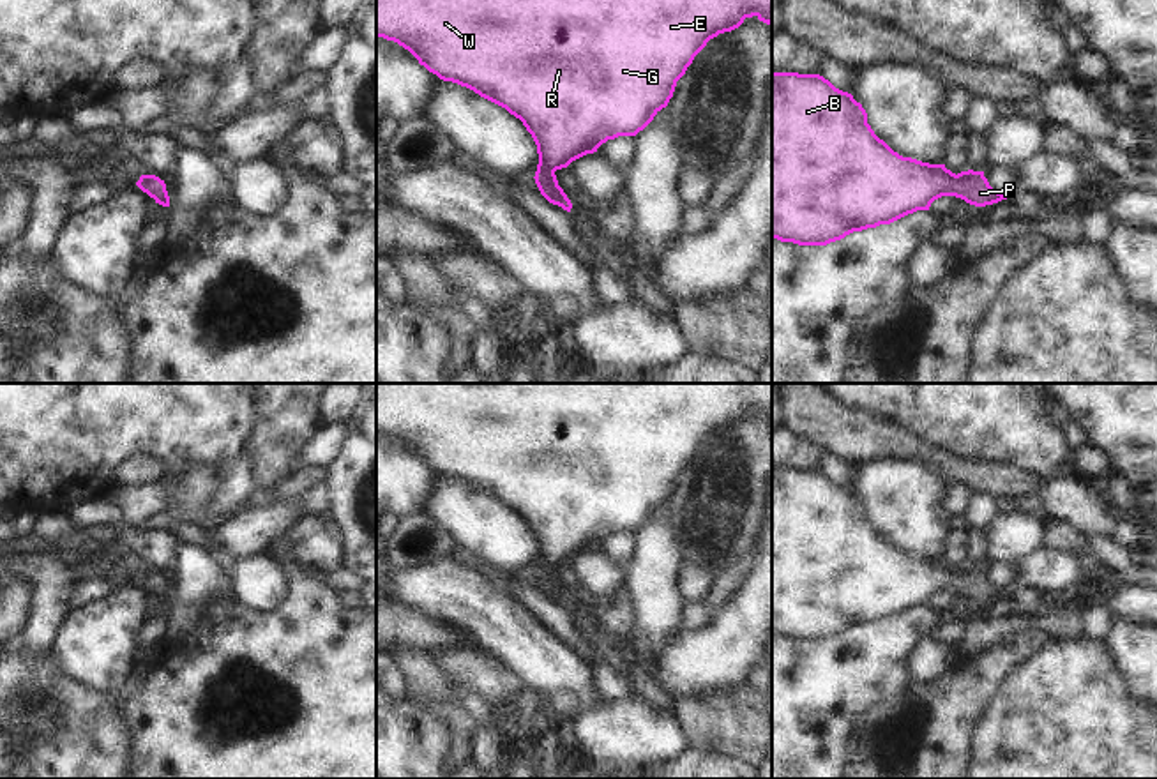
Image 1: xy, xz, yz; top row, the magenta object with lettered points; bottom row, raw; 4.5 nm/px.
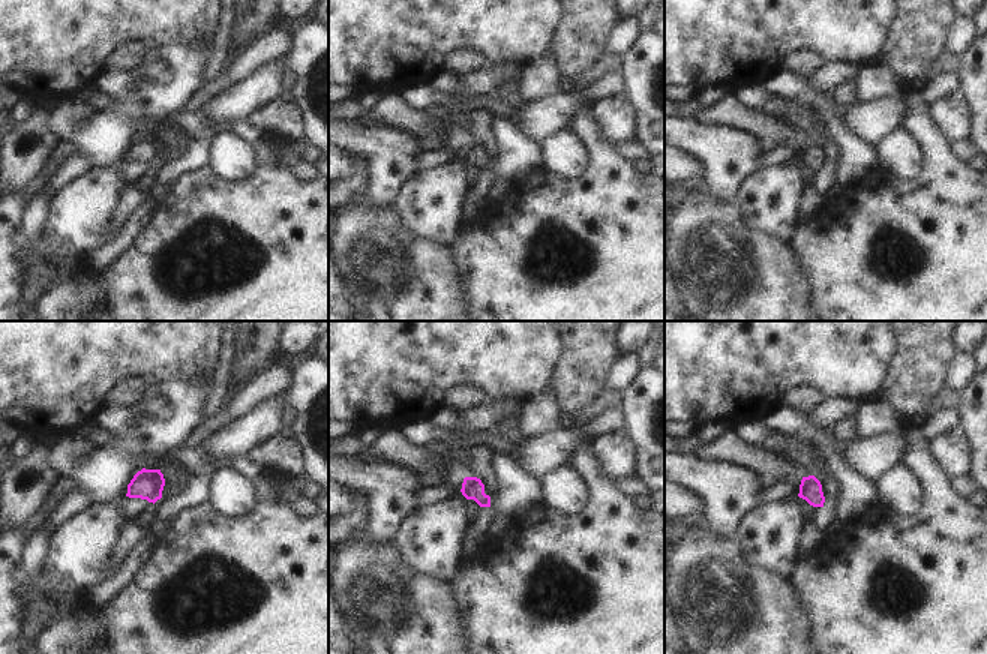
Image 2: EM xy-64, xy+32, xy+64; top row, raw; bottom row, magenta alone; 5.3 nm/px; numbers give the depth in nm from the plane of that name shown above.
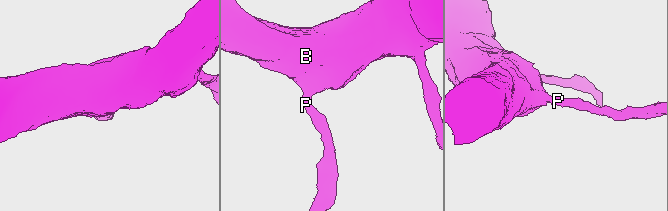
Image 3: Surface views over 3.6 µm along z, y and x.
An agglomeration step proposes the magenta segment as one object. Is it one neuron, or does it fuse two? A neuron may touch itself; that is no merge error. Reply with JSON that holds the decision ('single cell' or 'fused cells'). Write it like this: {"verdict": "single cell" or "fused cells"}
{"verdict": "single cell"}

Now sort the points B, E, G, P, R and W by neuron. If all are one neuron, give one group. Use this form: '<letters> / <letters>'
B E G P R W

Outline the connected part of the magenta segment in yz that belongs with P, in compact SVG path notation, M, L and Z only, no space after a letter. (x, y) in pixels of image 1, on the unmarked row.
M772 468L772 634L827 641L853 627L929 606L941 592L975 602L1009 594L989 581L984 567L956 571L945 560L899 551L874 530L862 500L823 472Z

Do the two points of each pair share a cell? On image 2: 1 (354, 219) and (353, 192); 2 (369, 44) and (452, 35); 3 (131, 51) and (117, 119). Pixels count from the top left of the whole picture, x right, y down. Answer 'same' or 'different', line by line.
1: different
2: same
3: different

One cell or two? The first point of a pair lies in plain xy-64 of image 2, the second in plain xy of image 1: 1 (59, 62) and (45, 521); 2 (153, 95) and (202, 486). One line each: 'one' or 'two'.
1: two
2: one

